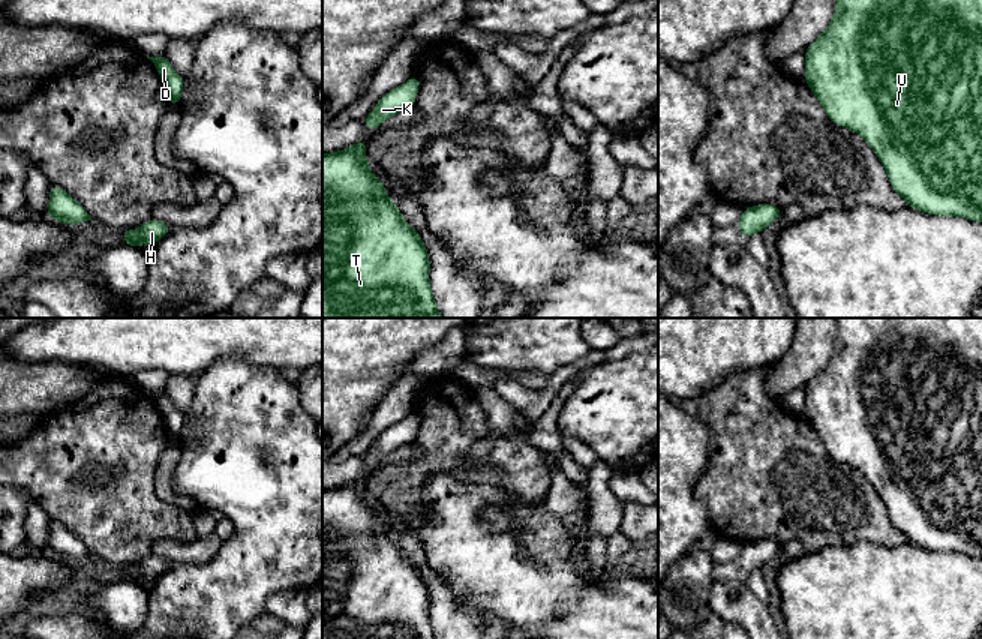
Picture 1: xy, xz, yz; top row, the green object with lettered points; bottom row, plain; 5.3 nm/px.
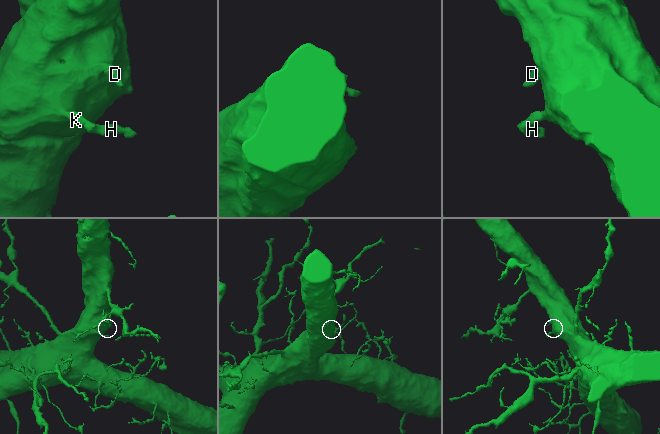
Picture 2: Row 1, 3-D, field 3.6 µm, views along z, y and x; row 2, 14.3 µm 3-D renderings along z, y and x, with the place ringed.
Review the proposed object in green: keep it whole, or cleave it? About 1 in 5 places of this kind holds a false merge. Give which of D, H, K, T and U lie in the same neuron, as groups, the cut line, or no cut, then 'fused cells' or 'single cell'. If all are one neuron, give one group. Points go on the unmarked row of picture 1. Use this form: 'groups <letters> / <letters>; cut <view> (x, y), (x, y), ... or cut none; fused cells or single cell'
groups D H K T U; cut none; single cell

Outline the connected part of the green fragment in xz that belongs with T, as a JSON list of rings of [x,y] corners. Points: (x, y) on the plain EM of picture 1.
[[[366,480],[322,490],[322,639],[435,639],[429,586],[369,504]]]

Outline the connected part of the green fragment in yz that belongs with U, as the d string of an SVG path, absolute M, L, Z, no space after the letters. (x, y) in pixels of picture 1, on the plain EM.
M835 318L835 326L837 340L828 364L804 387L804 417L832 459L859 470L873 484L907 543L982 558L982 318Z

